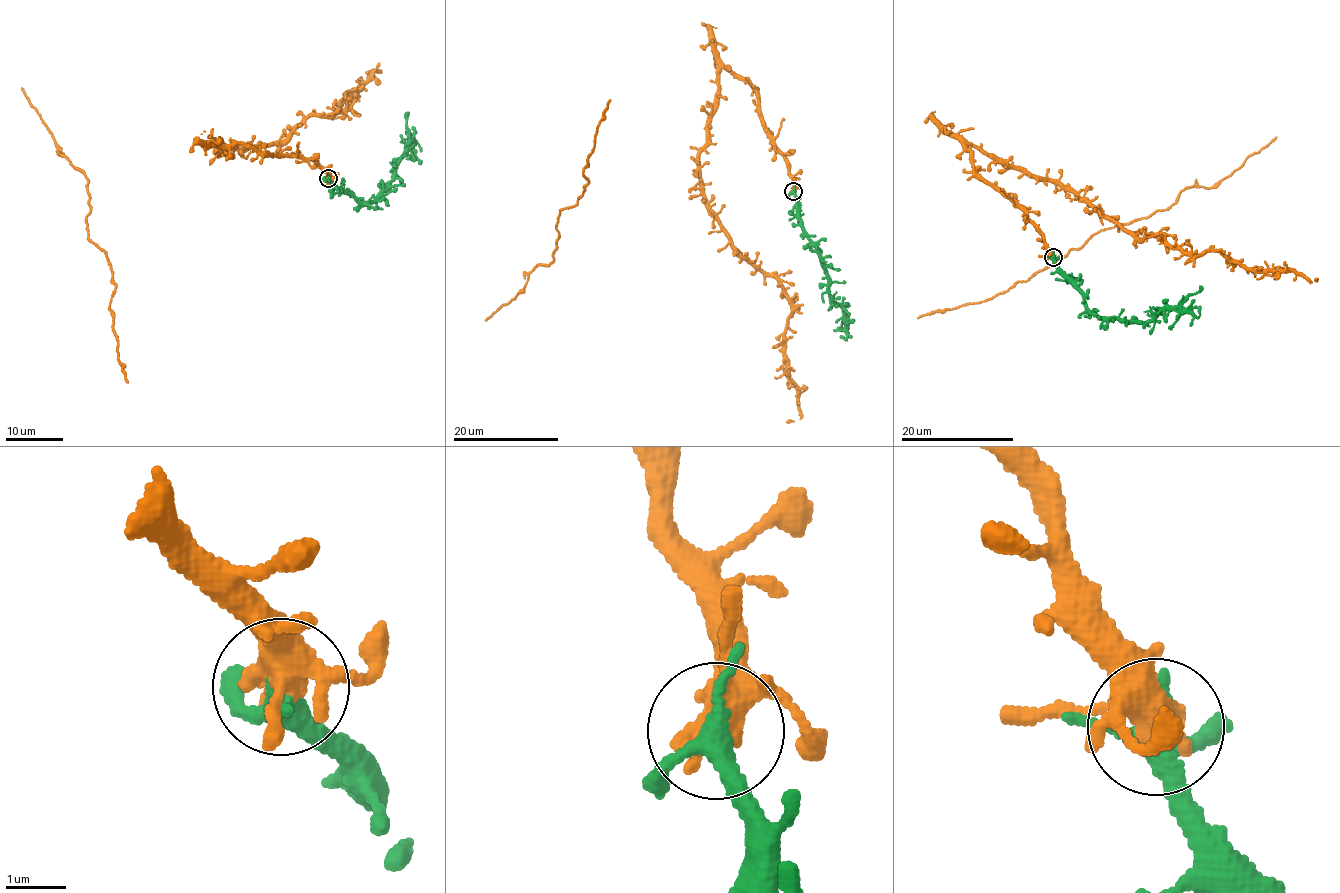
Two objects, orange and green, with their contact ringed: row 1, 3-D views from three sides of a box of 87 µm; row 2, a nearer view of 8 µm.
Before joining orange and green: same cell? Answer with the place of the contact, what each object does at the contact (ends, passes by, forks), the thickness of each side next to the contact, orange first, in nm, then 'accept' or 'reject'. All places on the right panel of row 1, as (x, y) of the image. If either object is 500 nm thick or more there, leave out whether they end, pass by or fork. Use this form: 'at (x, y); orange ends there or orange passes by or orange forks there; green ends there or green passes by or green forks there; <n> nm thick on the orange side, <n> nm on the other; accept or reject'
at (1053, 257); orange forks there; green forks there; 360 nm thick on the orange side, 320 nm on the other; accept

